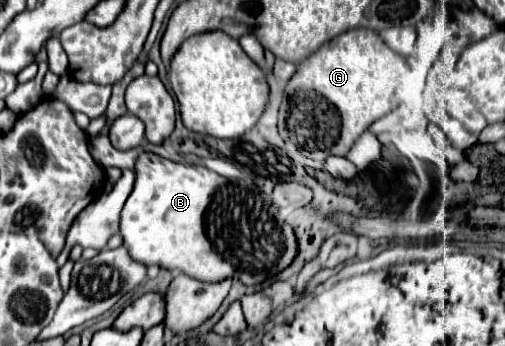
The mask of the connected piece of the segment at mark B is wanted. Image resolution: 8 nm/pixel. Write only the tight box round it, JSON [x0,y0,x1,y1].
[120,154,296,286]

